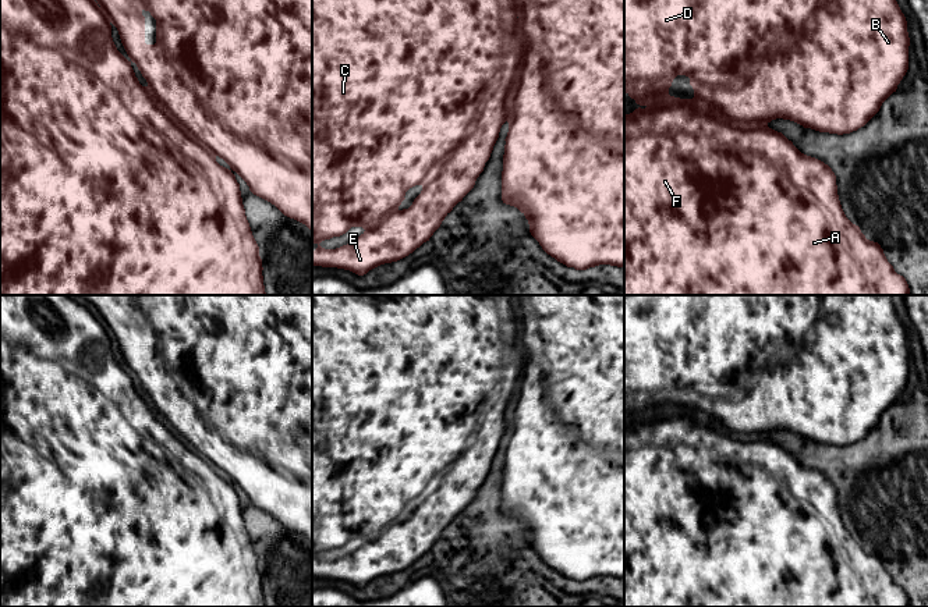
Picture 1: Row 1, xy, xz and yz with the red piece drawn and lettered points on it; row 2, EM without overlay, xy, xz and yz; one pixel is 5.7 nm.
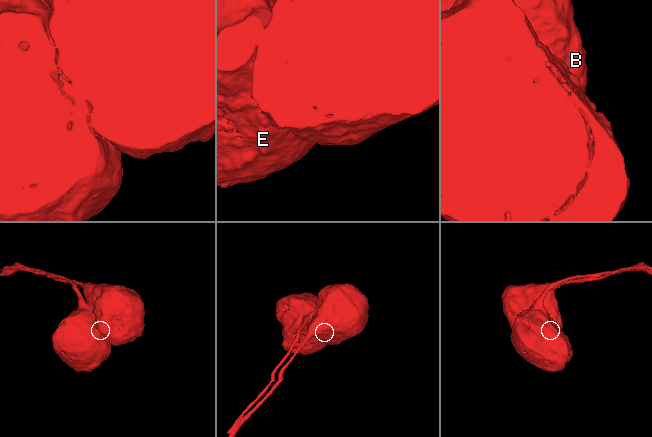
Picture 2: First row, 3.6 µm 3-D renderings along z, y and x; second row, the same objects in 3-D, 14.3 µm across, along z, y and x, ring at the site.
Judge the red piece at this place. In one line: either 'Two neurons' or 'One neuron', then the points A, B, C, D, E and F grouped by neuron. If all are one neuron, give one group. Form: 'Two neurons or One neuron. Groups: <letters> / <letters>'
Two neurons. Groups: A C E F / B D

